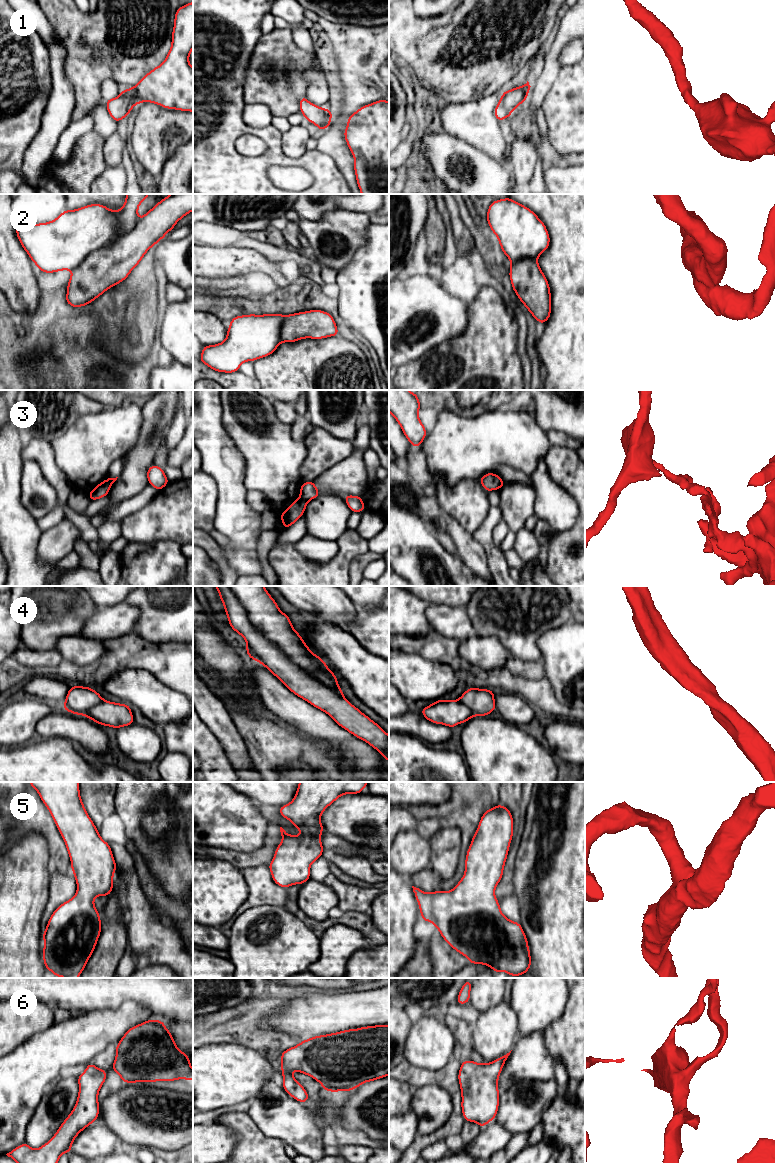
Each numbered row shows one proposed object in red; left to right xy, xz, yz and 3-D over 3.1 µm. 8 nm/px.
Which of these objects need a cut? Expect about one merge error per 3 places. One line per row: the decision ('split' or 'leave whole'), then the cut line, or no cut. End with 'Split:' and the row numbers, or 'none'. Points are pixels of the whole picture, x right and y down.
1: leave whole | no cut
2: leave whole | no cut
3: split | xz (300, 496), (307, 501)
4: split | xz (228, 586), (244, 608), (248, 619), (287, 658), (343, 697)
5: leave whole | no cut
6: leave whole | no cut
Split: 3, 4

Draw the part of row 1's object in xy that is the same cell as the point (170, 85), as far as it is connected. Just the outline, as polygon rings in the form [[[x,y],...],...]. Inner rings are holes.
[[[193,1],[183,5],[175,12],[174,28],[172,31],[171,48],[164,62],[152,69],[149,73],[141,78],[141,80],[133,87],[124,89],[121,94],[112,99],[107,99],[106,108],[109,115],[115,122],[119,122],[123,118],[129,116],[131,109],[139,103],[151,102],[160,105],[166,109],[175,109],[181,111],[193,112],[193,67],[189,64],[189,56],[193,49]]]

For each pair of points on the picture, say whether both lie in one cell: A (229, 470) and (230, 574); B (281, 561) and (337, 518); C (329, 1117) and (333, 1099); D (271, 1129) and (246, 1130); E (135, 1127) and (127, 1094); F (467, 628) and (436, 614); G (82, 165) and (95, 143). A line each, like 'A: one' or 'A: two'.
A: two
B: two
C: one
D: two
E: one
F: one
G: one

